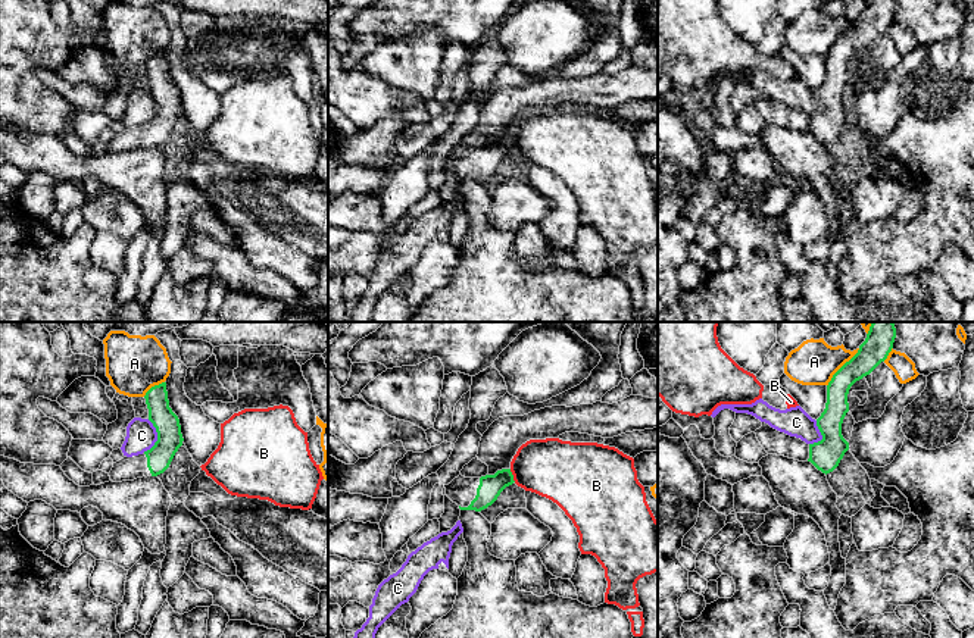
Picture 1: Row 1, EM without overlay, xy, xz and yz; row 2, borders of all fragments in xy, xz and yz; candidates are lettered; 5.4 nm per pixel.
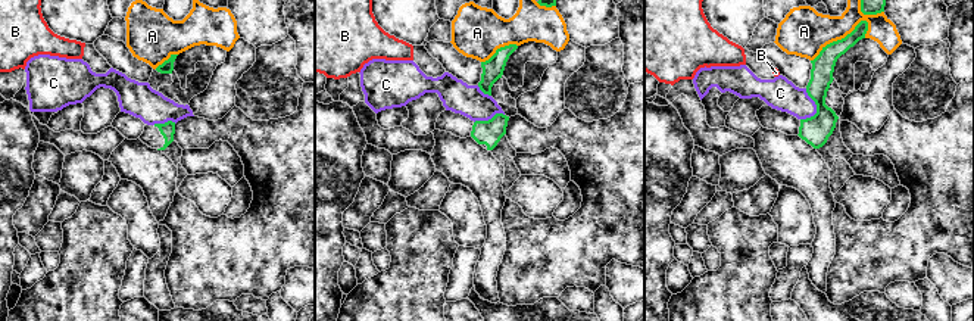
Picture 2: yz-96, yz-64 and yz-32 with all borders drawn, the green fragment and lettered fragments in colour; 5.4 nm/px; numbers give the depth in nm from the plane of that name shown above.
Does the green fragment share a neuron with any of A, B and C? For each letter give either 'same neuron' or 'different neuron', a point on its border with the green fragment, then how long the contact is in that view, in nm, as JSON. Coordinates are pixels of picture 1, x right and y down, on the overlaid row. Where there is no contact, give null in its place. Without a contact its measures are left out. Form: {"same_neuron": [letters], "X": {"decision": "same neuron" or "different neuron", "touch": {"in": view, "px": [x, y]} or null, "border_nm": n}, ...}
{"same_neuron": [], "A": {"decision": "different neuron", "touch": {"in": "yz", "px": [840, 368]}, "border_nm": 280}, "B": {"decision": "different neuron", "touch": {"in": "xz", "px": [512, 475]}, "border_nm": 80}, "C": {"decision": "different neuron", "touch": {"in": "xy", "px": [158, 437]}, "border_nm": 190}}

